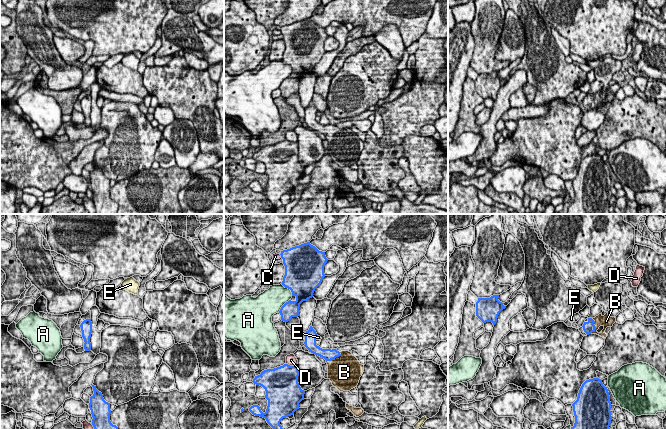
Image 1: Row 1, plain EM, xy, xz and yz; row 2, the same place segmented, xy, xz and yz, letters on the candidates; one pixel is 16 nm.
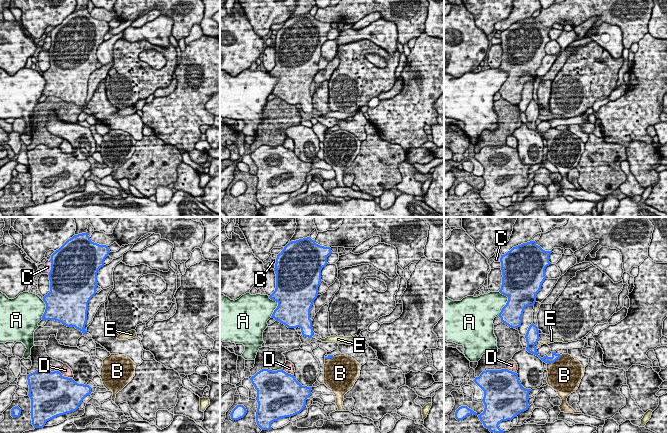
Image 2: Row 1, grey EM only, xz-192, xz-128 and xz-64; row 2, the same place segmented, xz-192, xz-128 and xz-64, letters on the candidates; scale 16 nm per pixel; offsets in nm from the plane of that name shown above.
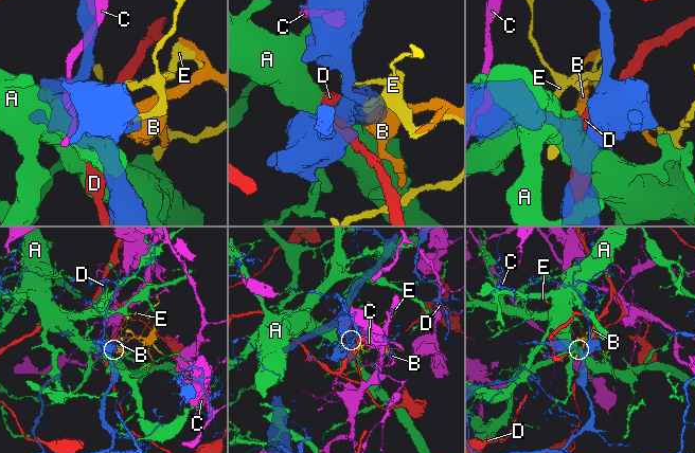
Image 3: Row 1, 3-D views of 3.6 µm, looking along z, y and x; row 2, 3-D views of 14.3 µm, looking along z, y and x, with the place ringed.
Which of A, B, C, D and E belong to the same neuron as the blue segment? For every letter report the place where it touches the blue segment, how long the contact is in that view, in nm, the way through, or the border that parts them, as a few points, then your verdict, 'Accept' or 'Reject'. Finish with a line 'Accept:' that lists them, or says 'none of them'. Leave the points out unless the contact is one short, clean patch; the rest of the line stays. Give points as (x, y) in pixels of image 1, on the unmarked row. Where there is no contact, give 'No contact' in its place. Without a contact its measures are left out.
A: Touches blue at xz (288, 64). Shared border 260 nm. Reject
B: Touches blue at xz (334, 134). Shared border 280 nm. Path across: xz (328, 130), (334, 134), (344, 146). Accept
C: Touches blue at xz (281, 32). Shared border 70 nm. Reject
D: Touches blue at xz (291, 142). Shared border 180 nm. Reject
E: Touches blue at xz (316, 112). Shared border 90 nm. Boundary: xz (317, 111), (315, 115). Reject
Accept: B

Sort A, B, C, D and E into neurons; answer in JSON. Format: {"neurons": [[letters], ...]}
{"neurons": [["A"], ["B"], ["C"], ["D"], ["E"]]}

